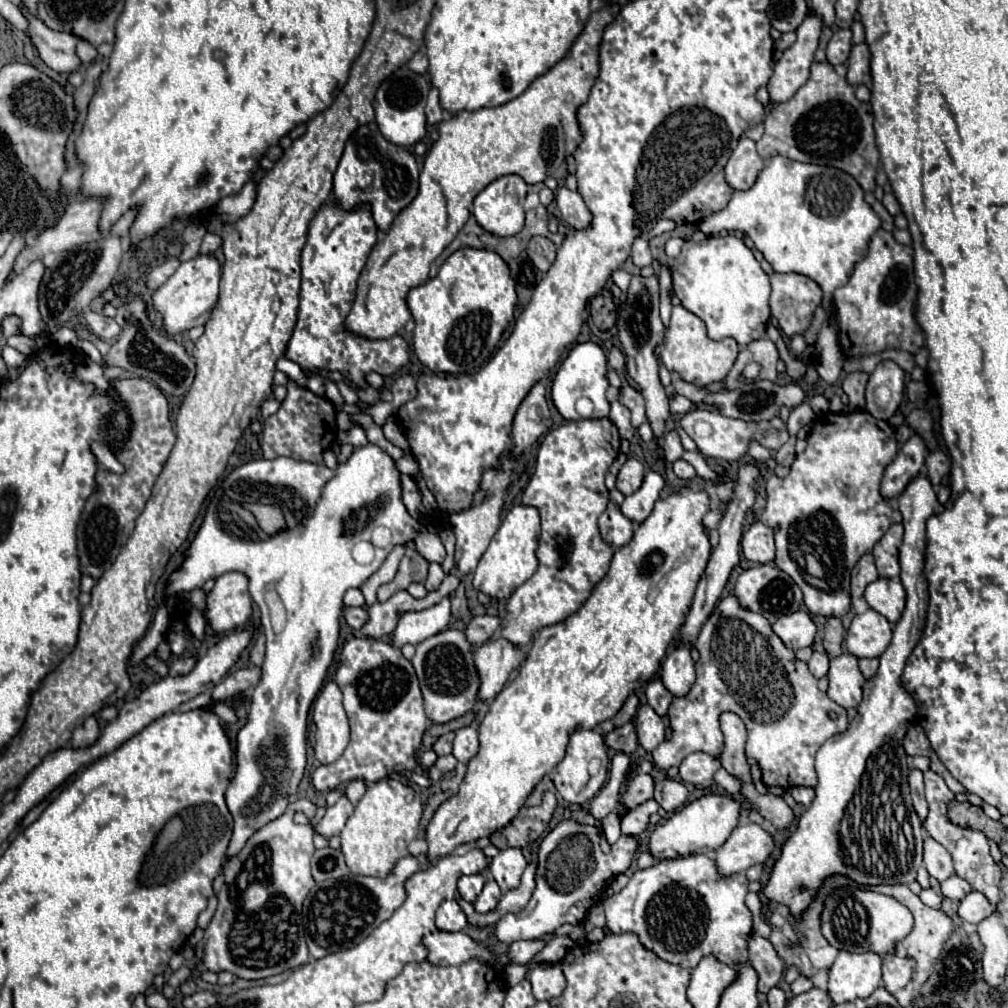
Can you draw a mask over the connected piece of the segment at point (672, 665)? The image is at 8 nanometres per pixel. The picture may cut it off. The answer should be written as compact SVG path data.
M680 646L664 658L660 678L668 688L668 692L676 698L686 696L686 692L690 692L690 686L694 684L696 674L694 674L694 662L690 658L688 646Z

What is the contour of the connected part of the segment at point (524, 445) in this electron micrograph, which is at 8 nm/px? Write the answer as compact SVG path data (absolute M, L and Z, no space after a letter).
M542 382L534 384L522 404L514 414L512 438L514 438L514 454L528 450L544 432L552 426L550 410L546 402L546 388Z

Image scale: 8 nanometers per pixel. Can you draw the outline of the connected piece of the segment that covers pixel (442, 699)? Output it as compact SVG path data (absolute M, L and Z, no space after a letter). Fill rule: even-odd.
M458 630L438 632L424 642L416 644L416 654L412 658L412 666L420 680L420 690L424 696L424 710L432 724L446 724L454 718L464 716L468 710L476 706L478 692L478 674L474 668L470 644L464 634Z

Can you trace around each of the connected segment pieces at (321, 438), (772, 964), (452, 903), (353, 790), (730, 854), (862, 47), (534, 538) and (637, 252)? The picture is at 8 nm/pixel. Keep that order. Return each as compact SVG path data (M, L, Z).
M288 382L288 396L282 402L282 408L270 416L262 426L262 454L264 458L288 456L294 460L304 460L312 464L322 462L322 452L330 448L336 440L336 410L330 400L312 394L306 388L300 388L296 382Z
M758 934L750 936L748 950L750 950L750 964L756 968L756 972L760 976L758 992L768 994L770 988L780 984L782 974L784 974L784 964L778 958L772 944L766 938L758 936Z
M444 900L436 910L436 926L444 932L460 932L468 926L468 918L456 900Z
M352 780L352 782L346 786L344 794L348 796L348 800L350 800L352 804L356 804L356 802L362 798L364 790L366 790L366 784L364 784L362 780Z
M758 824L736 826L728 840L716 850L716 868L720 876L746 872L754 864L766 862L772 852L772 836Z
M856 44L852 46L850 60L848 60L848 84L850 86L872 86L870 78L870 50L866 44Z
M514 506L502 520L498 532L494 534L488 550L474 570L474 588L486 596L506 600L520 584L524 584L538 570L538 532L540 532L540 514L534 506Z
M636 238L632 244L632 262L642 268L642 266L650 266L652 264L652 256L650 256L650 248L646 238Z

